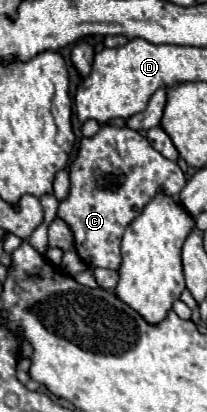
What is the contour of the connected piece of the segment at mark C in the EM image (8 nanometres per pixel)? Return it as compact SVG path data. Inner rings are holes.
M102 124L96 136L80 142L76 160L70 166L70 196L60 202L58 218L74 232L76 252L88 266L118 270L124 230L158 192L178 198L184 184L186 176L180 166L160 156L136 130Z

